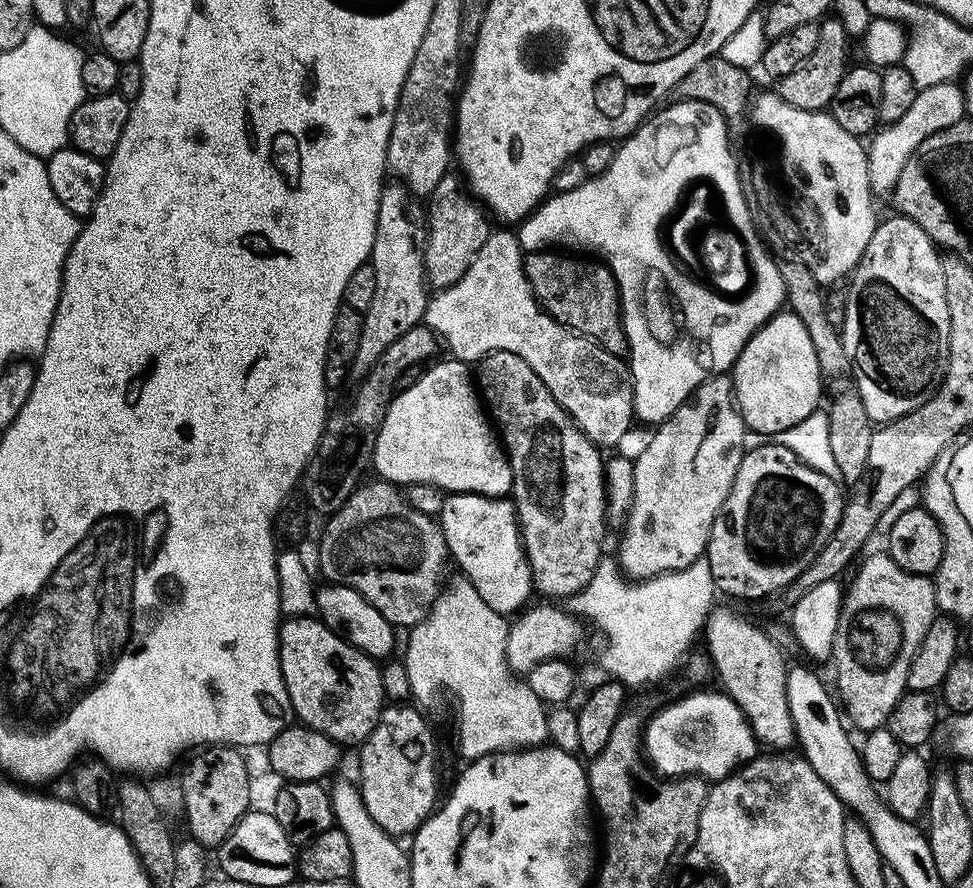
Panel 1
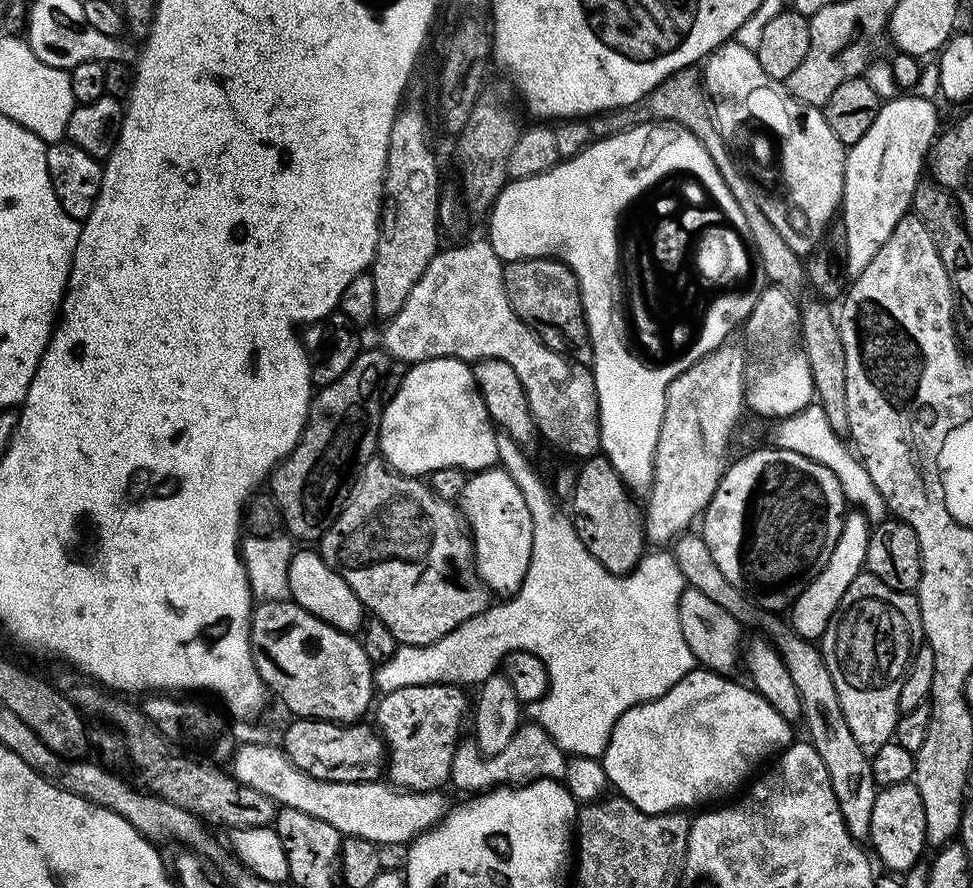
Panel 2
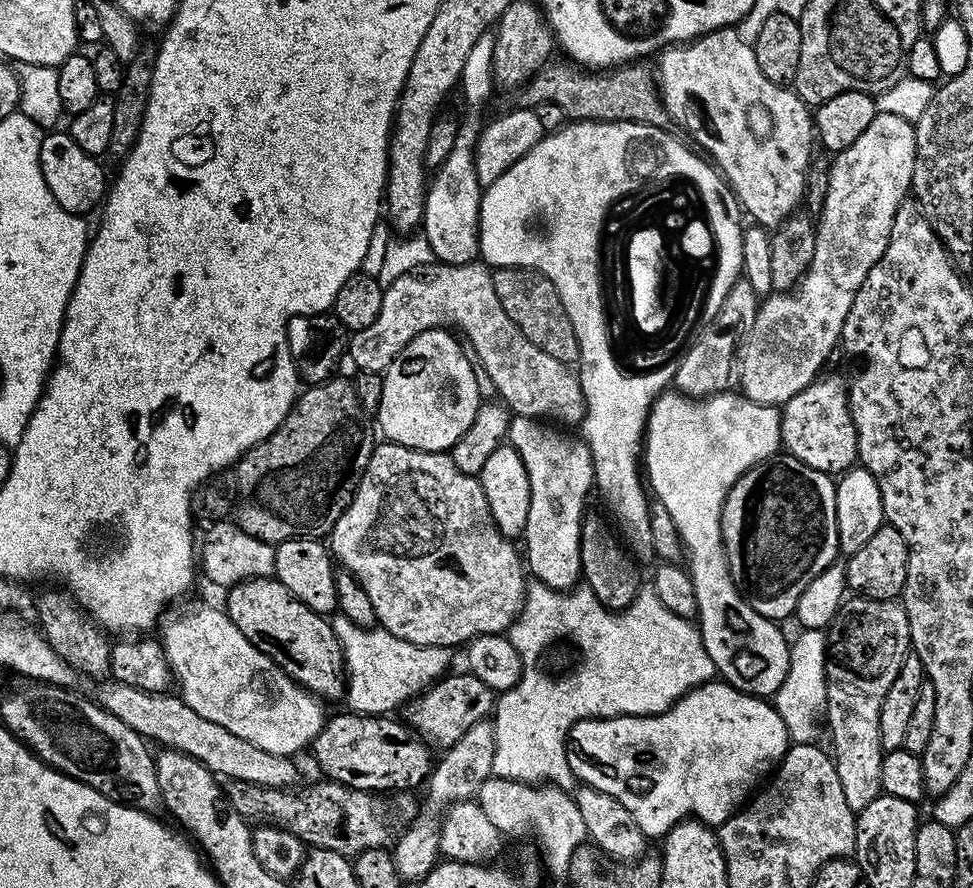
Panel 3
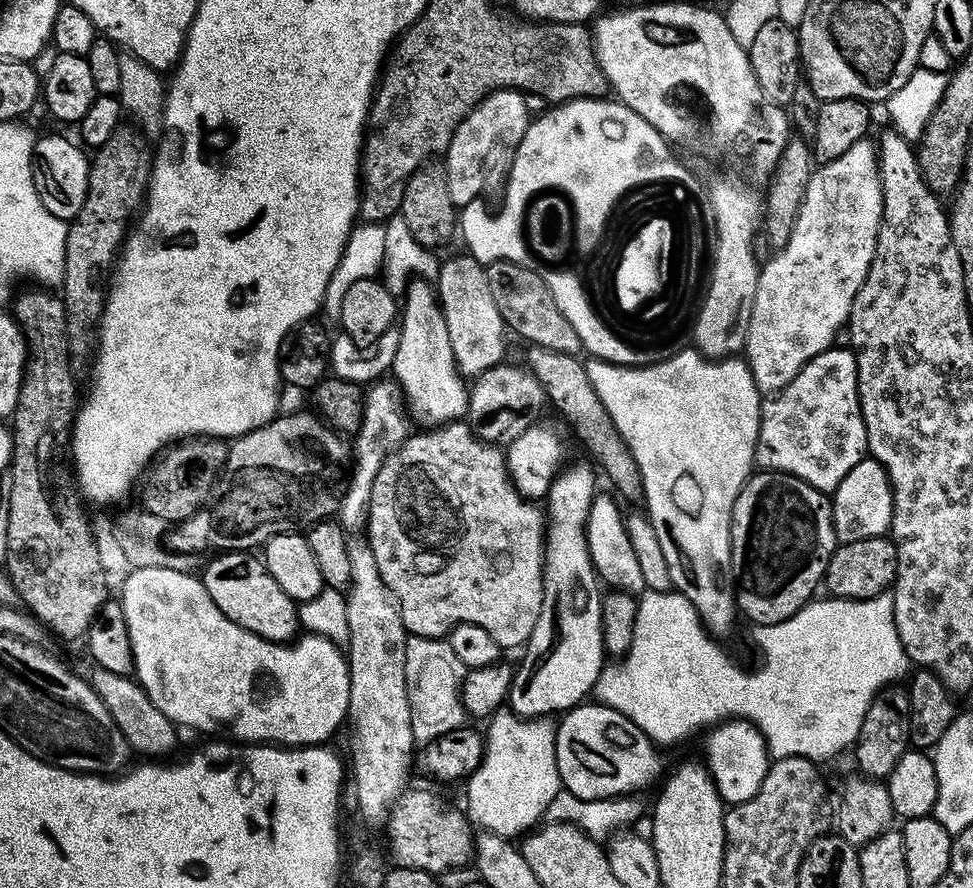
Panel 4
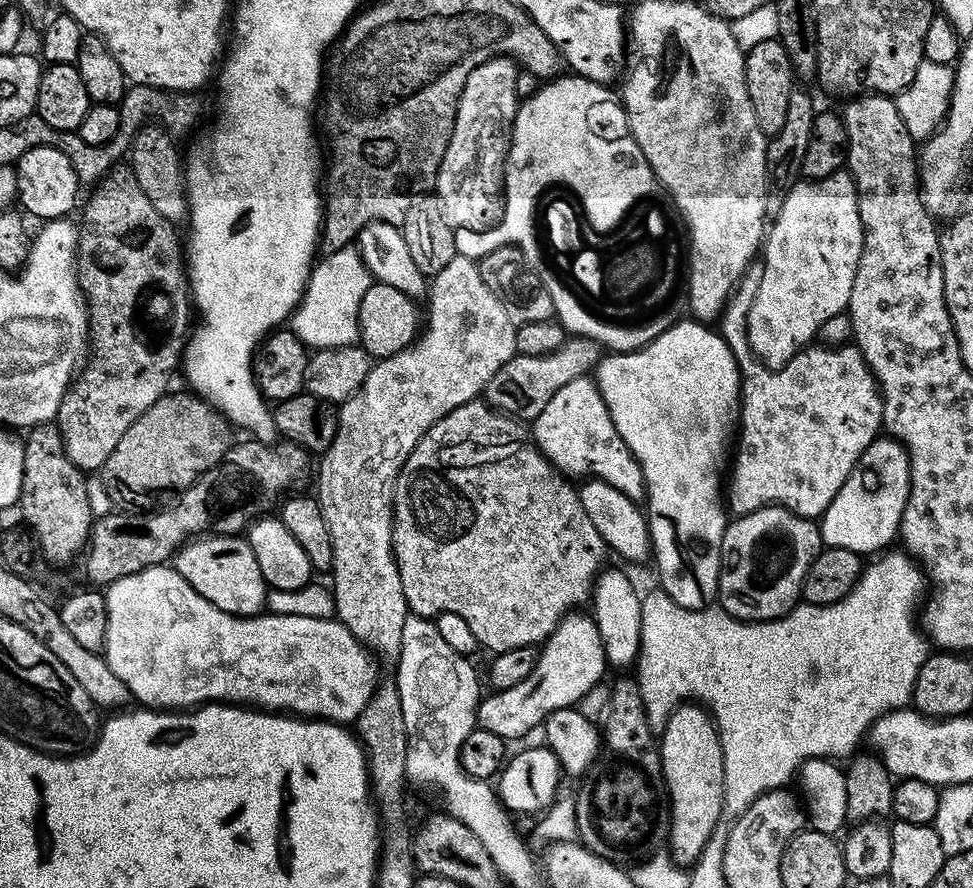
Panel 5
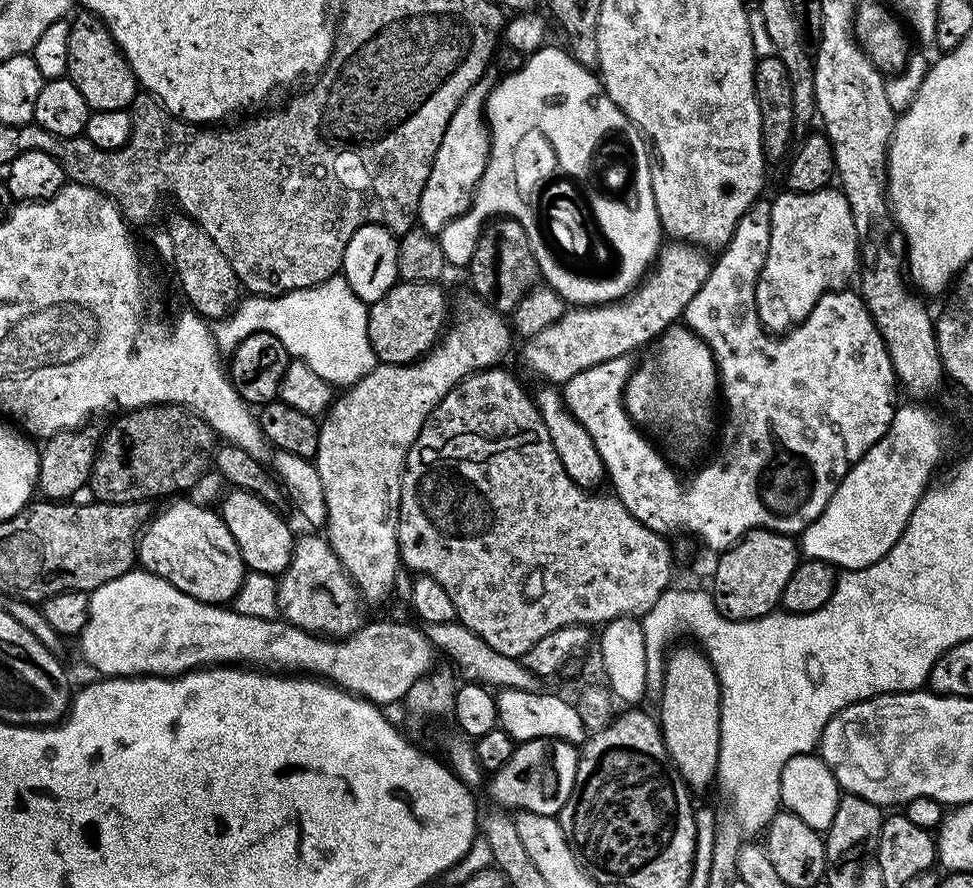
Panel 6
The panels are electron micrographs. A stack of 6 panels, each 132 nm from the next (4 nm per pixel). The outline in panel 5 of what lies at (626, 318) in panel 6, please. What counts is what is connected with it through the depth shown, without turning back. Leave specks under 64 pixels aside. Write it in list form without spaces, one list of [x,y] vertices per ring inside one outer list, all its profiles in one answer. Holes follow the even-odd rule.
[[[572,336],[565,339],[564,345],[548,356],[512,356],[494,378],[484,387],[483,399],[495,408],[503,412],[505,416],[513,417],[521,422],[531,422],[546,410],[546,402],[566,386],[566,382],[574,382],[574,378],[588,376],[600,362],[602,355],[601,345],[594,340],[588,340],[585,336]]]

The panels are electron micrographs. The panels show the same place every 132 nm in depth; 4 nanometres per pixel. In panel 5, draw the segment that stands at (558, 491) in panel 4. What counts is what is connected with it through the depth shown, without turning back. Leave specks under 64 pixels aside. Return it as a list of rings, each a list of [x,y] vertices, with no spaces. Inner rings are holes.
[[[571,612],[560,620],[559,626],[553,630],[548,639],[544,641],[537,653],[536,662],[530,675],[518,682],[510,690],[504,692],[492,692],[485,695],[478,703],[476,709],[477,727],[490,730],[498,734],[506,742],[513,742],[524,735],[530,729],[537,728],[554,711],[562,708],[569,708],[577,705],[586,692],[596,684],[603,681],[604,670],[607,670],[608,663],[605,658],[605,648],[602,646],[601,635],[598,632],[596,621],[589,615],[582,615],[582,612]]]

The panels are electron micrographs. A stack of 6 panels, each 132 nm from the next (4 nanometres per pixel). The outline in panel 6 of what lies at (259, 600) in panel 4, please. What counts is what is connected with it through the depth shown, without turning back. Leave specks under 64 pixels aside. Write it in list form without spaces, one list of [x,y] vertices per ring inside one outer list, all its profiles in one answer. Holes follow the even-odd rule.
[[[176,498],[169,508],[153,515],[144,525],[138,541],[138,564],[145,572],[153,572],[158,578],[168,580],[182,594],[190,594],[190,598],[200,600],[204,604],[227,605],[235,601],[238,590],[246,575],[244,559],[240,557],[238,546],[234,542],[234,534],[224,524],[219,511],[203,508],[188,498]]]

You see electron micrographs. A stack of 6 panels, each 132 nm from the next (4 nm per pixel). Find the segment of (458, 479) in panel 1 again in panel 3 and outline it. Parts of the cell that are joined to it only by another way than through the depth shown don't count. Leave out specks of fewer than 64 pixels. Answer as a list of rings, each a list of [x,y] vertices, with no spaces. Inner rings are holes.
[[[441,326],[428,328],[418,334],[393,358],[388,369],[383,372],[382,402],[374,416],[375,419],[380,419],[385,441],[423,452],[448,452],[456,445],[458,438],[462,438],[462,434],[470,430],[480,409],[482,397],[478,382],[474,378],[473,361],[466,358],[464,344],[447,331],[451,332],[447,327]]]

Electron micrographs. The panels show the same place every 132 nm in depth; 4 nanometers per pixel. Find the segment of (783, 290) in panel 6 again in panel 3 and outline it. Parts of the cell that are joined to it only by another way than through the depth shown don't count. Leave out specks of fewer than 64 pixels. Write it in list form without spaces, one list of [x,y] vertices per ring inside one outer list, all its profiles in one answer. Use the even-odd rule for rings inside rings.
[[[885,112],[876,115],[874,122],[870,122],[870,126],[866,126],[866,134],[862,134],[862,138],[858,138],[858,142],[854,142],[854,146],[835,153],[834,159],[831,161],[828,169],[828,173],[830,174],[830,190],[826,194],[826,202],[822,206],[818,223],[816,224],[814,258],[810,262],[808,272],[800,279],[799,285],[795,290],[790,292],[776,292],[775,294],[769,294],[763,297],[760,302],[760,308],[756,311],[754,326],[747,329],[746,343],[743,345],[740,353],[740,378],[738,388],[742,395],[750,402],[754,402],[755,404],[767,404],[769,406],[782,406],[790,398],[794,398],[794,394],[806,390],[806,386],[810,386],[812,381],[821,375],[822,369],[820,369],[820,367],[827,362],[828,355],[832,352],[832,347],[834,347],[835,344],[837,347],[837,345],[841,343],[840,335],[844,329],[846,314],[850,314],[850,306],[854,302],[854,294],[858,294],[862,282],[866,282],[866,274],[870,274],[874,262],[878,262],[878,258],[882,258],[882,254],[890,242],[890,230],[894,226],[894,214],[900,209],[900,205],[904,203],[912,186],[915,153],[916,130],[913,121],[907,120],[906,118],[898,118],[898,114],[886,114]]]

